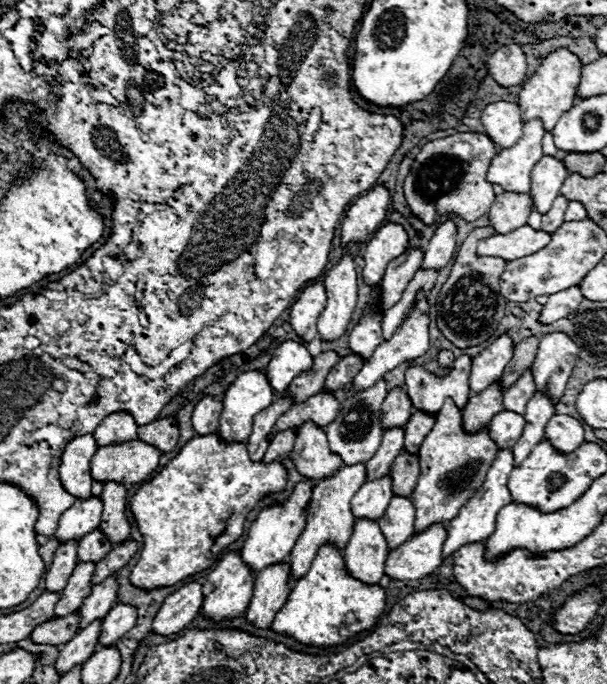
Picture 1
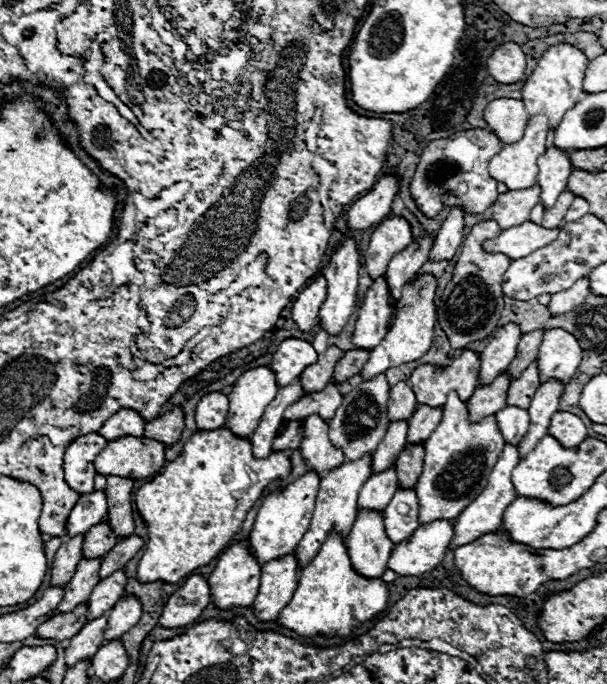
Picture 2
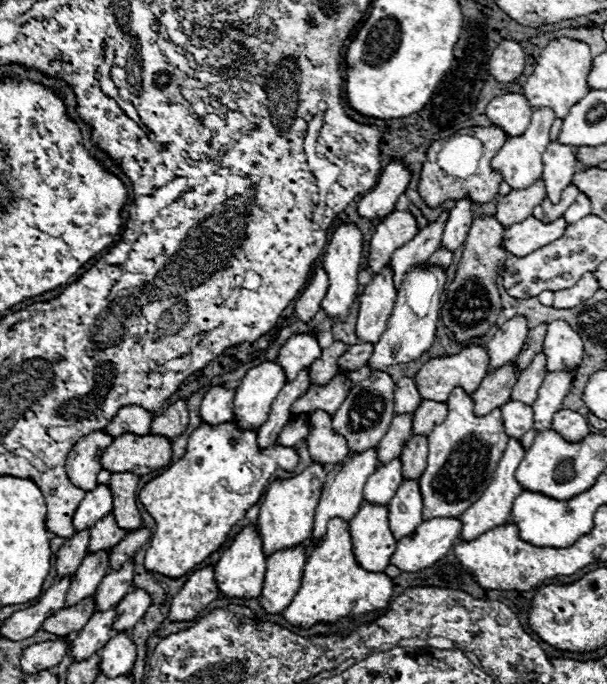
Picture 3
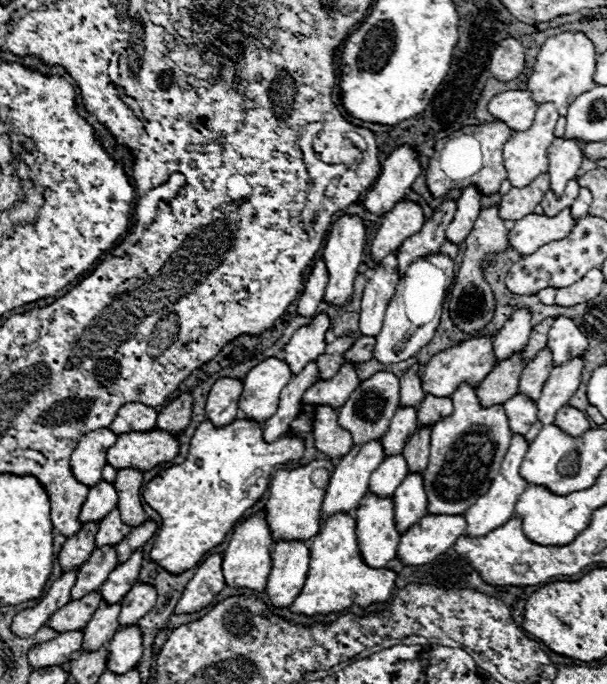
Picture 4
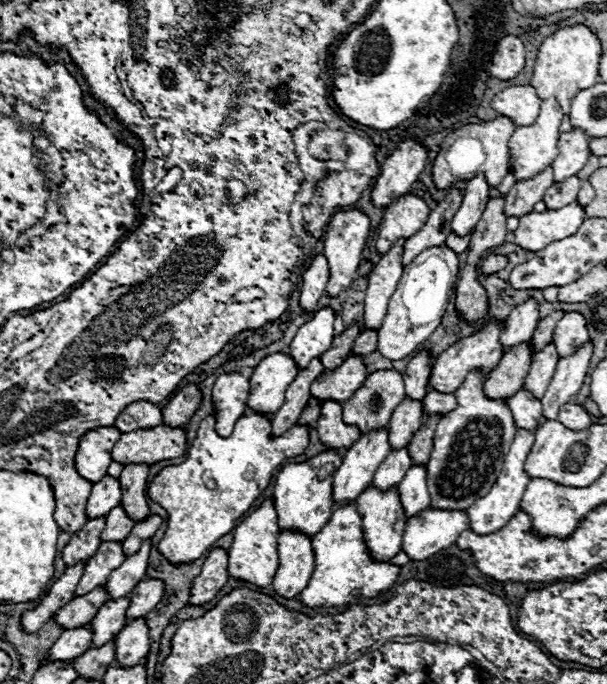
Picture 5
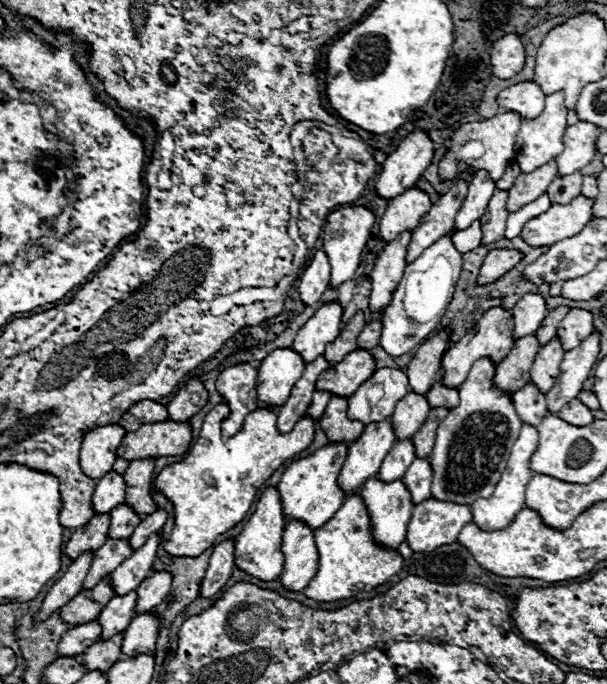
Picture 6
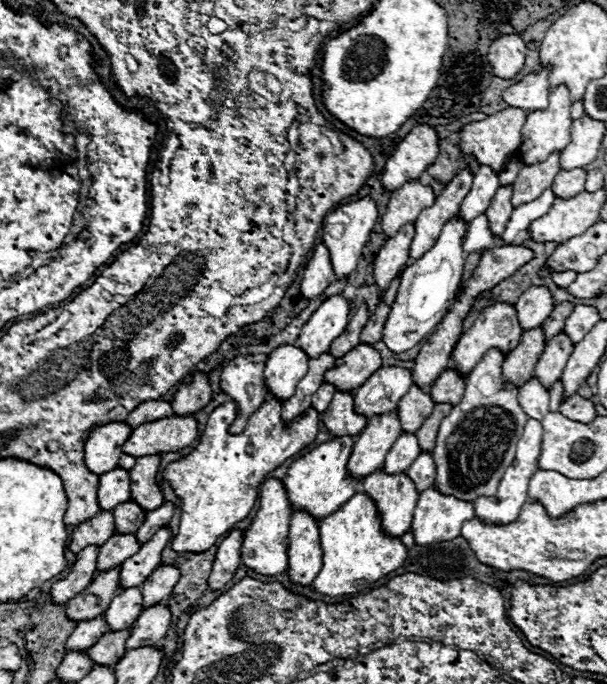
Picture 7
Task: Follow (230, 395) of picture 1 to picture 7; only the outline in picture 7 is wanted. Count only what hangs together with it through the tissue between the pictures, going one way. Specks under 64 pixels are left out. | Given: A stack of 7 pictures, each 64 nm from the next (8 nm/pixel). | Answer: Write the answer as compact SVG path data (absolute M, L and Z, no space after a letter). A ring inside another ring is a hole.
M284 344L272 350L268 354L266 368L264 368L270 394L274 398L288 400L294 394L302 376L306 376L308 362L310 362L308 354L292 344Z

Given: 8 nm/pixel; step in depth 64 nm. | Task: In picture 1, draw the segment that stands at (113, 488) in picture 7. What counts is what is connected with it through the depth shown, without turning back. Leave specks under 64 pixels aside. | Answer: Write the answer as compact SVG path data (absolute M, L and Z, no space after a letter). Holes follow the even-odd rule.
M90 496L90 498L78 498L60 518L58 530L56 530L56 538L60 542L66 540L80 540L84 534L92 532L94 528L98 528L100 520L102 520L102 510L104 504L100 500L100 496Z

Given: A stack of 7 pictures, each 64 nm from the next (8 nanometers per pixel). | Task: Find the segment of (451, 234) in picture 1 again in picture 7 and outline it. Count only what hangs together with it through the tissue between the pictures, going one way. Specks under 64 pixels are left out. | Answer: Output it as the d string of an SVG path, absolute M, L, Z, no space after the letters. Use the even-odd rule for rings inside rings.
M480 166L480 170L474 174L472 188L470 188L470 192L466 194L466 198L462 202L460 216L470 222L476 216L484 214L488 204L490 204L490 200L496 194L498 186L500 186L498 174L492 168L488 168L488 166Z

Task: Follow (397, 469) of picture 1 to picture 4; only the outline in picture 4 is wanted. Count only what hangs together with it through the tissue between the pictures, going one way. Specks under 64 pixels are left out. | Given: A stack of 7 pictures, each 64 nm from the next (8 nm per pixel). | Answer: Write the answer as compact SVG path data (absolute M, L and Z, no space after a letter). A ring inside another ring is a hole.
M424 426L424 428L418 428L416 434L406 442L402 454L406 456L410 472L424 472L424 468L428 466L430 434L432 434L432 426Z

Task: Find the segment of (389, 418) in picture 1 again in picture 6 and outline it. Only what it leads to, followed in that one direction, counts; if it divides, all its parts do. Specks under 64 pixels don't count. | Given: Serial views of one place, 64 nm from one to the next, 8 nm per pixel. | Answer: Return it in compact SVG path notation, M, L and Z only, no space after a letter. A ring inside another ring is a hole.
M442 328L438 330L436 336L432 336L430 340L426 340L418 352L414 354L412 362L408 364L408 382L410 388L418 394L426 394L432 384L436 382L440 370L442 370L442 358L444 352L448 350L448 340L450 340L452 330L450 328Z

